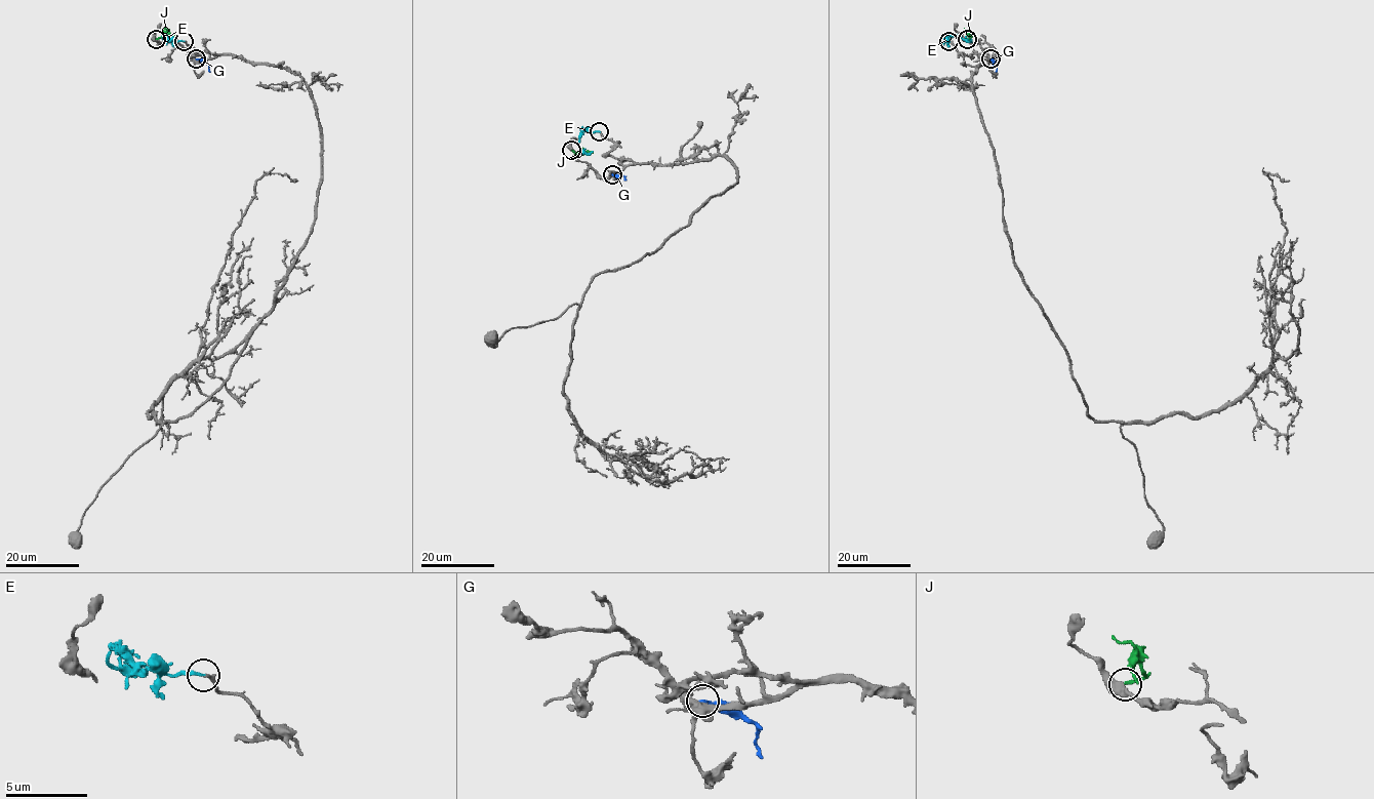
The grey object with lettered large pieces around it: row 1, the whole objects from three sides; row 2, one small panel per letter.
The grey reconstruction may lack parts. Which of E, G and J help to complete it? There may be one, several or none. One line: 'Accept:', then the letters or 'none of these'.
Accept: E

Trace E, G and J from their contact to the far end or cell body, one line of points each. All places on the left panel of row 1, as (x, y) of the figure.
E: (184, 41), (169, 40), (164, 35), (163, 39), (176, 38)
G: (196, 58), (204, 62), (210, 72)
J: (156, 39), (165, 34), (176, 39)

